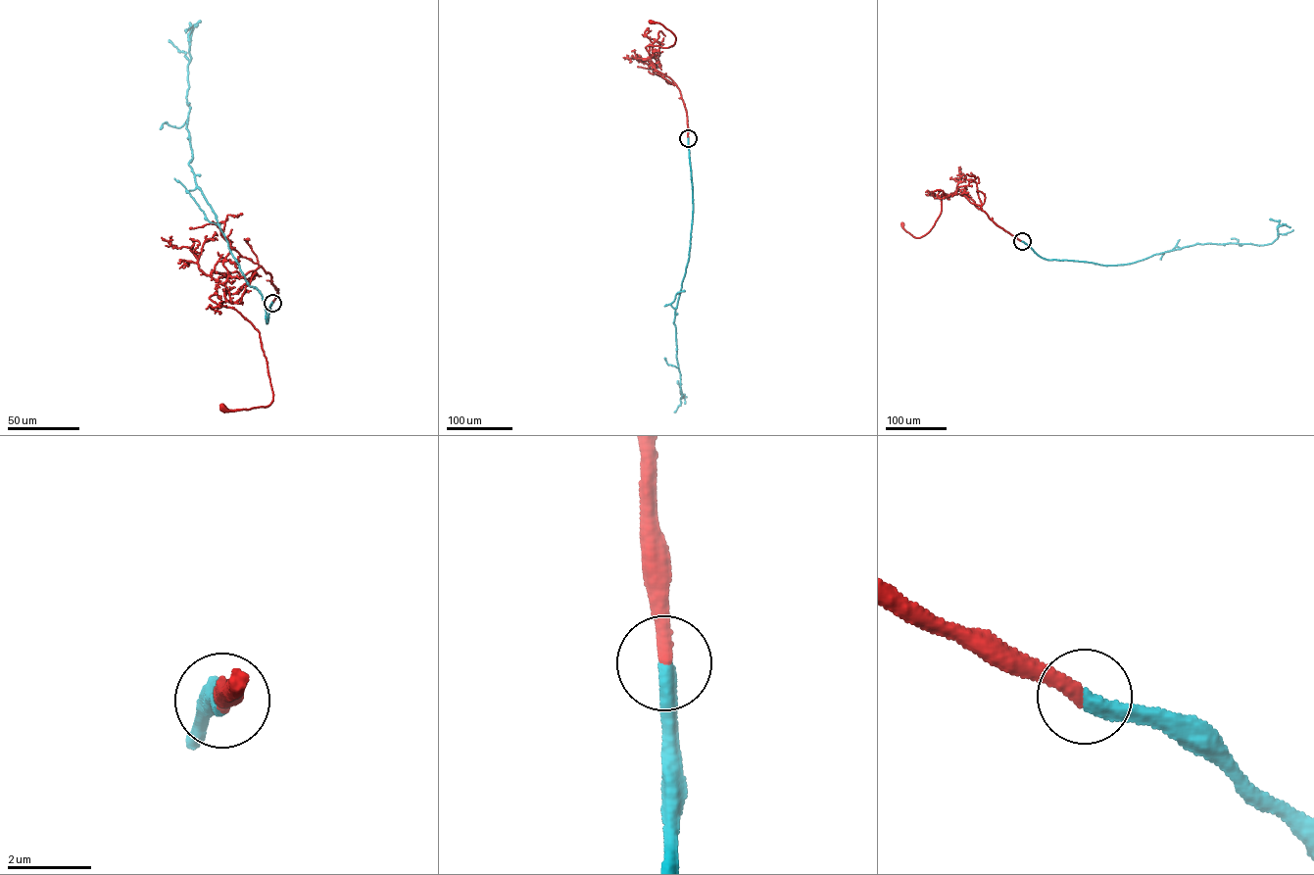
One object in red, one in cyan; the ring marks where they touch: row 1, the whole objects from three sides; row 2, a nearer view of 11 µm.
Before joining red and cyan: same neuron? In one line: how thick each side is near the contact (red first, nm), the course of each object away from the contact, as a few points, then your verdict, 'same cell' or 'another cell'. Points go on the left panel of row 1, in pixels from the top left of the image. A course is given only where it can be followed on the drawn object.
calibres 360 and 400 nm; course red (272, 303), (278, 290), (260, 267), (223, 274), (209, 298), (258, 331), (273, 394), (265, 407), (223, 408); course cyan (272, 303), (267, 323), (262, 294), (246, 280), (188, 164), (192, 158), (186, 97), (191, 25), (185, 32); same cell

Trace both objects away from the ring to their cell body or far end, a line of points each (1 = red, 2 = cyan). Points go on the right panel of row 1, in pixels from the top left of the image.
1: (1021, 241), (997, 226), (980, 206), (958, 194), (942, 195), (941, 213), (922, 236), (913, 236), (902, 224)
2: (1022, 241), (1047, 260), (1126, 265), (1197, 243), (1272, 243), (1278, 236), (1279, 221), (1270, 219)

